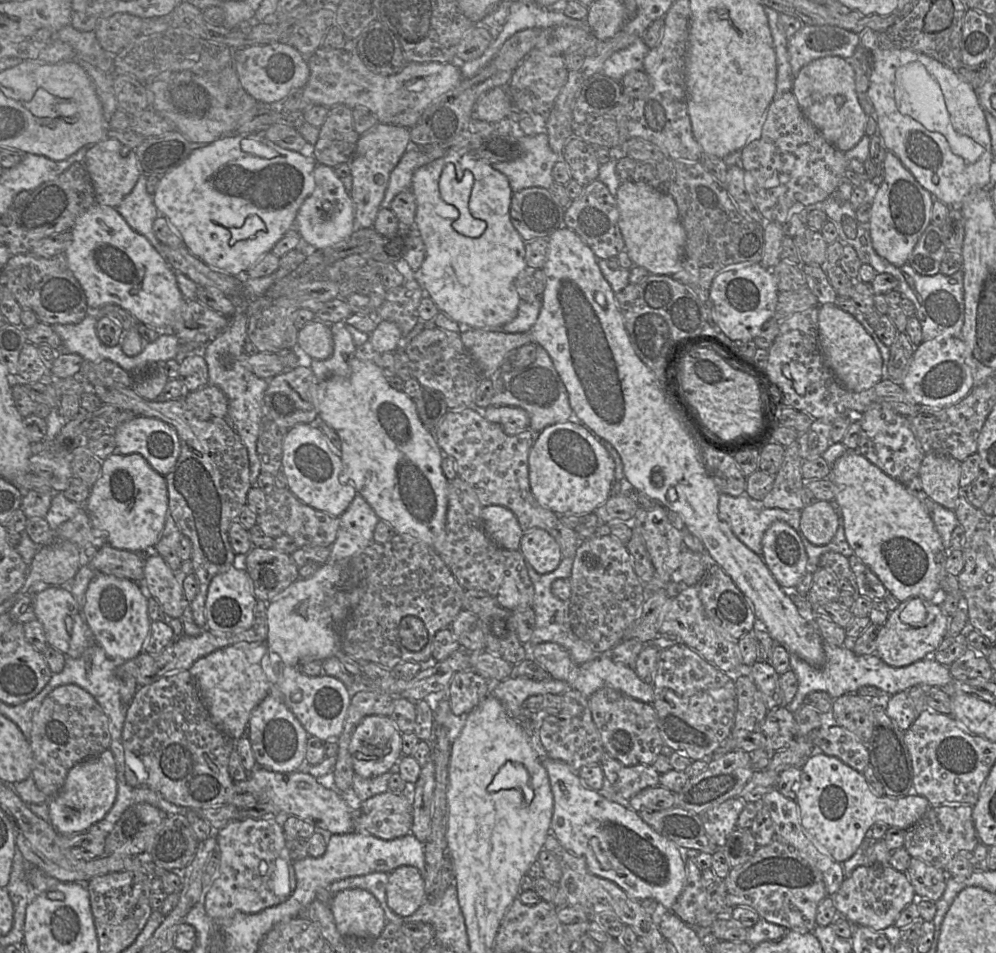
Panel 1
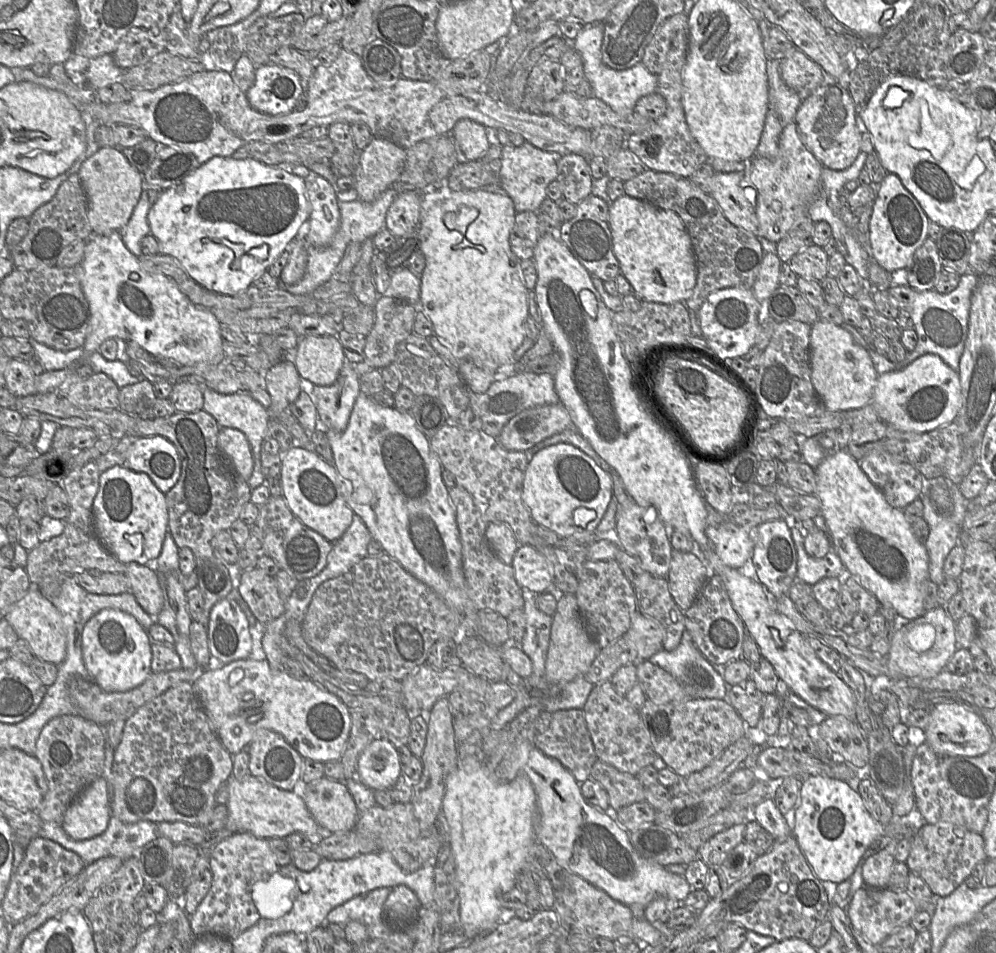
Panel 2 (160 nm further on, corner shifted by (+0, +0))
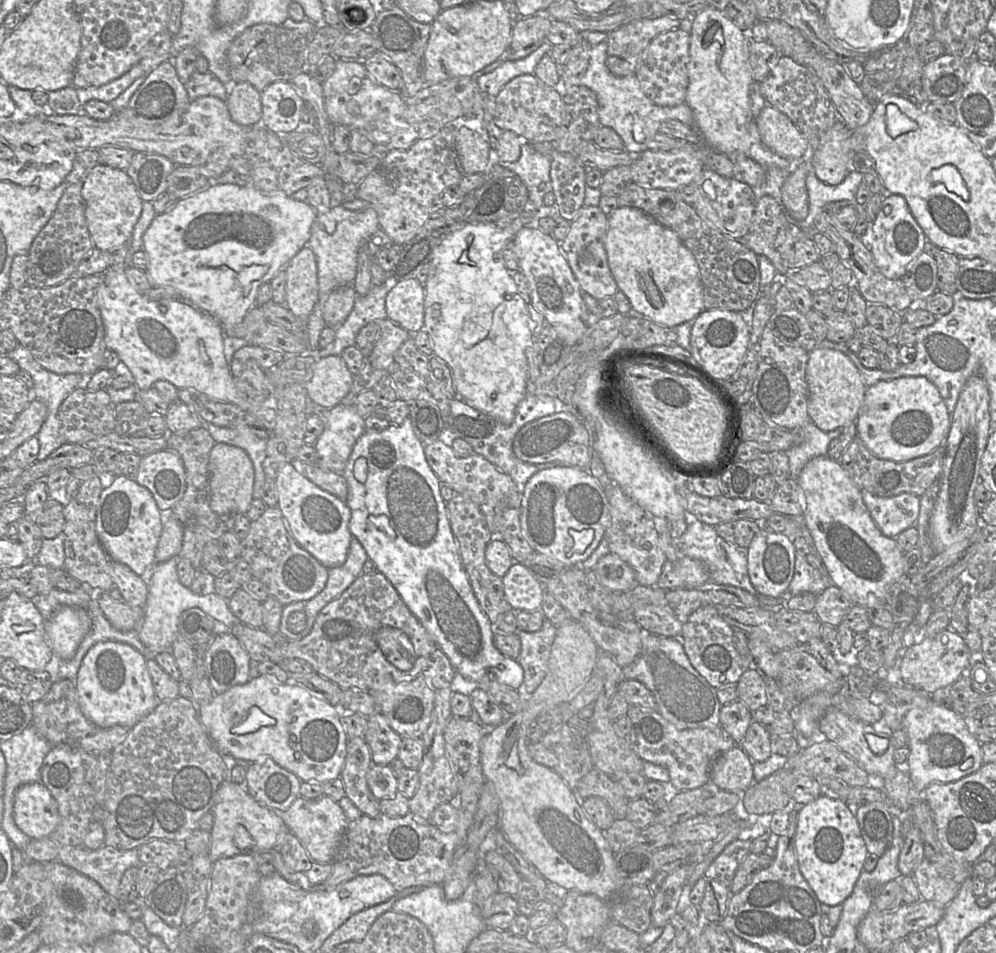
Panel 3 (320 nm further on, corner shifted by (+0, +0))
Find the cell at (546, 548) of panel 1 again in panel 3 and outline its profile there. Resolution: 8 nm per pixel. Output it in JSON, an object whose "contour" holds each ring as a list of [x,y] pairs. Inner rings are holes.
{"contour":[[[514,561],[502,580],[505,598],[512,610],[533,611],[541,608],[545,587],[522,563]]]}

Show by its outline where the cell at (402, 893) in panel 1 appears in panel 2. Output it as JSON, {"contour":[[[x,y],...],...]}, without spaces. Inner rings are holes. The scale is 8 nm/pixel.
{"contour":[[[397,885],[391,888],[384,903],[384,920],[396,928],[408,928],[417,921],[422,908],[413,890]]]}

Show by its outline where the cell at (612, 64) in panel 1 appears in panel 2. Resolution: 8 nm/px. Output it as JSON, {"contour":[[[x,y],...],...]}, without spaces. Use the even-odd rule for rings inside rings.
{"contour":[[[586,24],[576,38],[568,42],[581,56],[584,78],[590,83],[592,95],[609,105],[619,115],[629,115],[635,111],[637,101],[648,94],[658,91],[657,76],[651,73],[642,62],[626,70],[614,70],[602,61],[601,45],[605,25]]]}

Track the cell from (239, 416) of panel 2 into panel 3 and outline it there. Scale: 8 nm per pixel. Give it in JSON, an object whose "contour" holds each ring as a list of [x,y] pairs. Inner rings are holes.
{"contour":[[[202,422],[216,443],[225,443],[243,449],[251,459],[254,468],[253,499],[260,499],[266,479],[263,461],[266,457],[267,440],[258,437],[254,429],[220,427],[209,422]]]}

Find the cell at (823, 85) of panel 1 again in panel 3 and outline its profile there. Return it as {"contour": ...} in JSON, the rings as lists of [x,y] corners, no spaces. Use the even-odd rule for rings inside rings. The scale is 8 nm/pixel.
{"contour":[[[837,119],[822,137],[817,149],[810,154],[812,168],[822,182],[837,185],[848,175],[848,159],[853,158],[855,153],[844,153],[842,145],[849,136],[850,130]]]}

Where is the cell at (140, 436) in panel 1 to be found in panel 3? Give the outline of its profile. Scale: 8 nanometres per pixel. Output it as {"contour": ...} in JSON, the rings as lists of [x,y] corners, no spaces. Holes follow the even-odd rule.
{"contour":[[[169,449],[142,457],[136,481],[150,491],[160,511],[172,511],[186,490],[183,462]]]}

